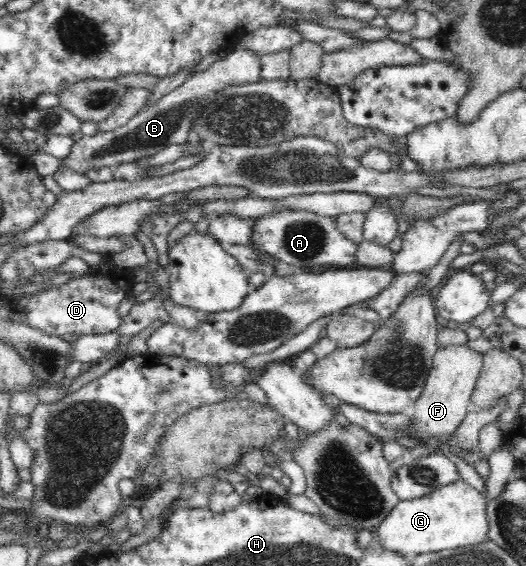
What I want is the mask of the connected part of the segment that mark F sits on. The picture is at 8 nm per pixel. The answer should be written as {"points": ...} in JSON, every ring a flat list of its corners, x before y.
{"points":[[468,345,439,347,434,355,432,370,424,389,413,407,407,435,415,439,450,435,458,429,471,407,471,397,481,373,483,355]]}

